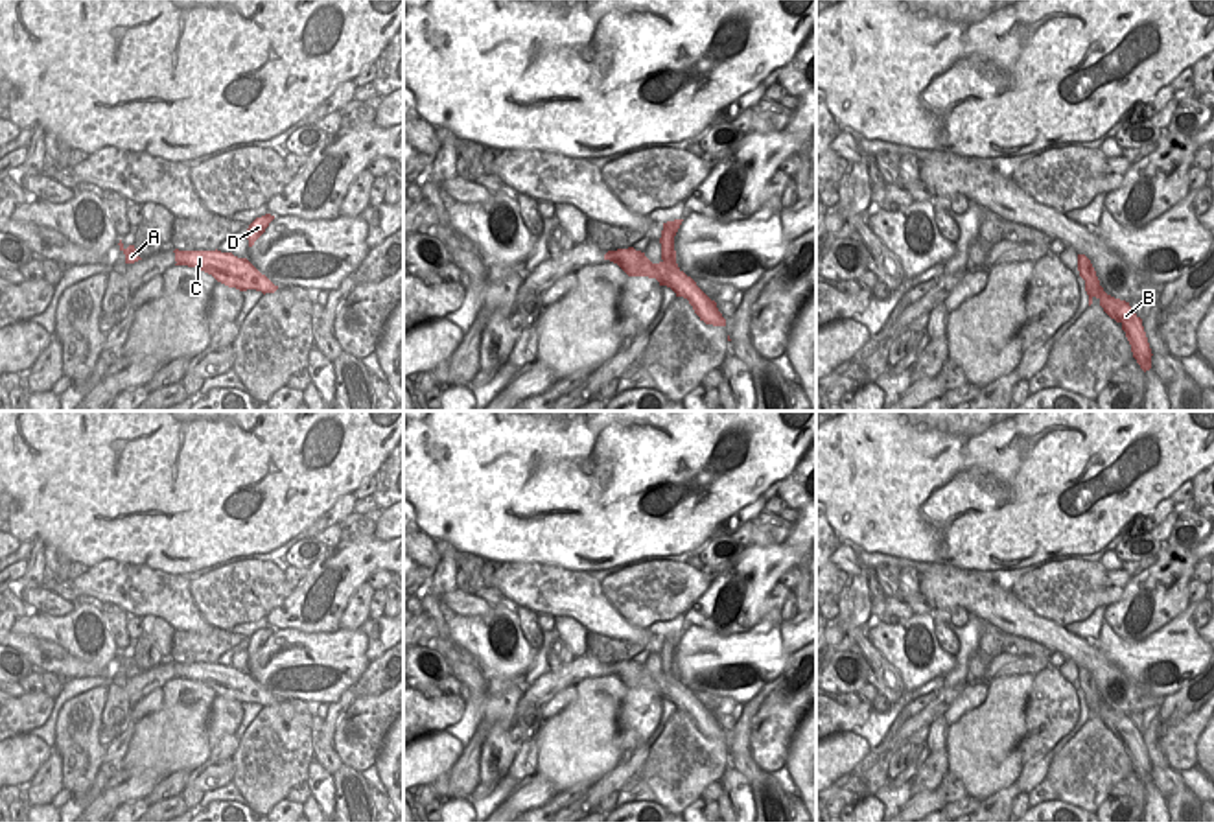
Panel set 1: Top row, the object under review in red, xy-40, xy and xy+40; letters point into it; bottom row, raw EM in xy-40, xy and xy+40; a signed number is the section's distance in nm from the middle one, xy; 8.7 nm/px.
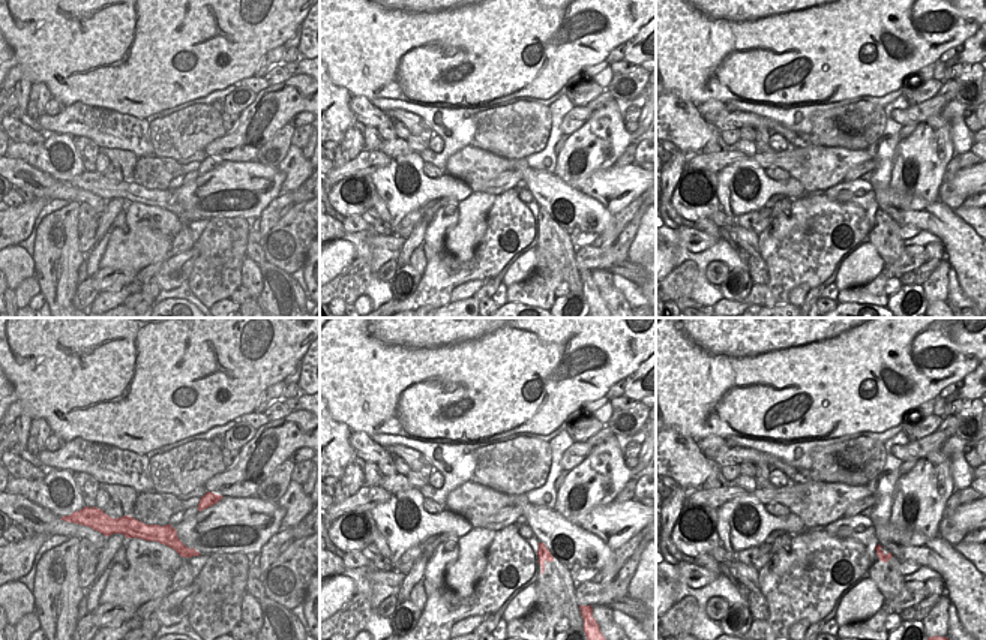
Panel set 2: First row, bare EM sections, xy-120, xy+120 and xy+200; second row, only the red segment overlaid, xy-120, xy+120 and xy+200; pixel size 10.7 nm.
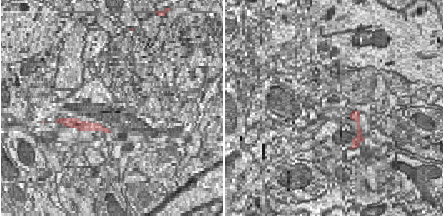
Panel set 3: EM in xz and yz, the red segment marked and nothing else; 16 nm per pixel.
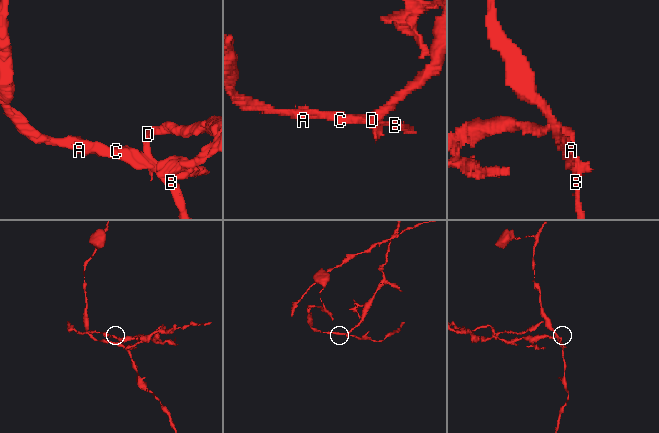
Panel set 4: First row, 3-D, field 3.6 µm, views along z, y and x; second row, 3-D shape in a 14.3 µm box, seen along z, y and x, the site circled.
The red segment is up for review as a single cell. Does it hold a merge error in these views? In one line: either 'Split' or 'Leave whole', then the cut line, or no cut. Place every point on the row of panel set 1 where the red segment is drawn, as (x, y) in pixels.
Split. Split along xy (664, 260), (669, 268), (677, 268).

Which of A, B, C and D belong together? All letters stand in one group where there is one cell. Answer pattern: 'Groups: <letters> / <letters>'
Groups: A B C / D.

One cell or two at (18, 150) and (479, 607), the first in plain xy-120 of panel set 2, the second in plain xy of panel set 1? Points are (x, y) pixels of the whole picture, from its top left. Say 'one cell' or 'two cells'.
two cells

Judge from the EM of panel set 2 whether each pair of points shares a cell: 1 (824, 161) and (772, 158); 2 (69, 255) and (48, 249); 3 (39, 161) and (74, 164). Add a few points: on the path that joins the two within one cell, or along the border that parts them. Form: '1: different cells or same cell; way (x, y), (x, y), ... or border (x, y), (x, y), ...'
1: same cell; way (811, 161), (785, 161)
2: same cell; way (65, 255), (53, 249)
3: same cell; way (48, 162), (57, 171), (66, 171)

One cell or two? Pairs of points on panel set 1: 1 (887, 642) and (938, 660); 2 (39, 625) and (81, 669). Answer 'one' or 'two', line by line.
1: one
2: two

